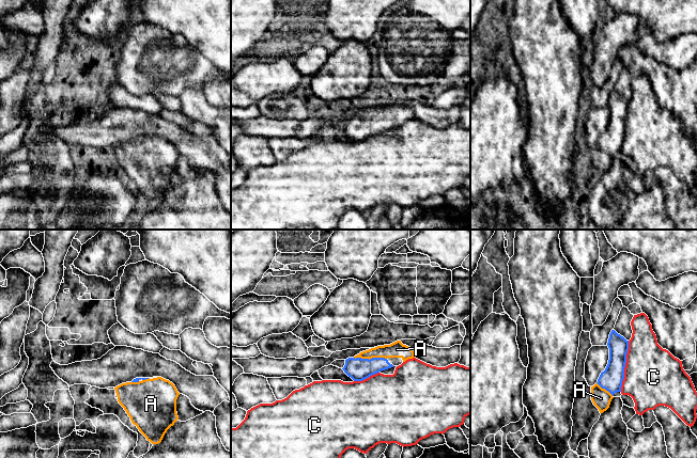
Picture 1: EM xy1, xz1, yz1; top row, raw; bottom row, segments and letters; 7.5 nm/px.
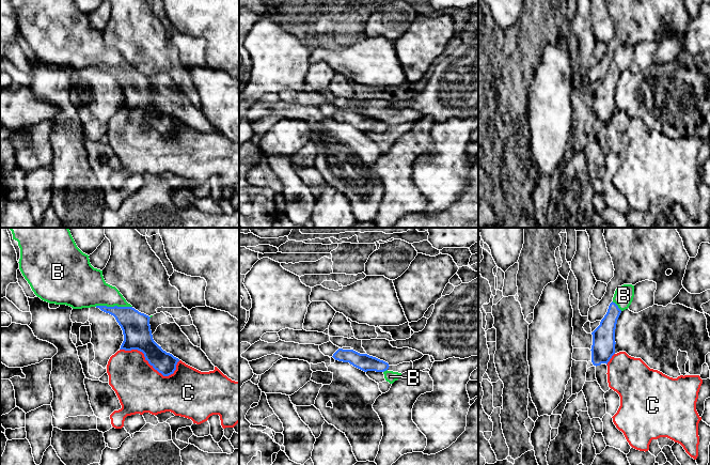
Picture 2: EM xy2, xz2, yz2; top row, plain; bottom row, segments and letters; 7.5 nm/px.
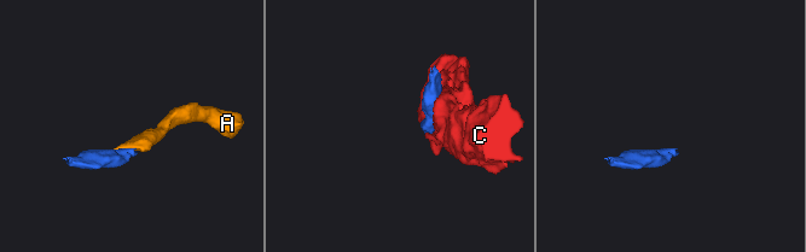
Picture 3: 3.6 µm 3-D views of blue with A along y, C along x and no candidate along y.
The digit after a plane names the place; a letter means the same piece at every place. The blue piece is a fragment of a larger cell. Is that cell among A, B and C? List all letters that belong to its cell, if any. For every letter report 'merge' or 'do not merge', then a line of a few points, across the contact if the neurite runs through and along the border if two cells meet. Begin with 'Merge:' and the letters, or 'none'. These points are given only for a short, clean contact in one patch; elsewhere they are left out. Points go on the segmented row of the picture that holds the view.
Merge: A, B
A: merge; line xz1 (358, 369), (370, 359), (397, 349)
B: merge
C: do not merge

